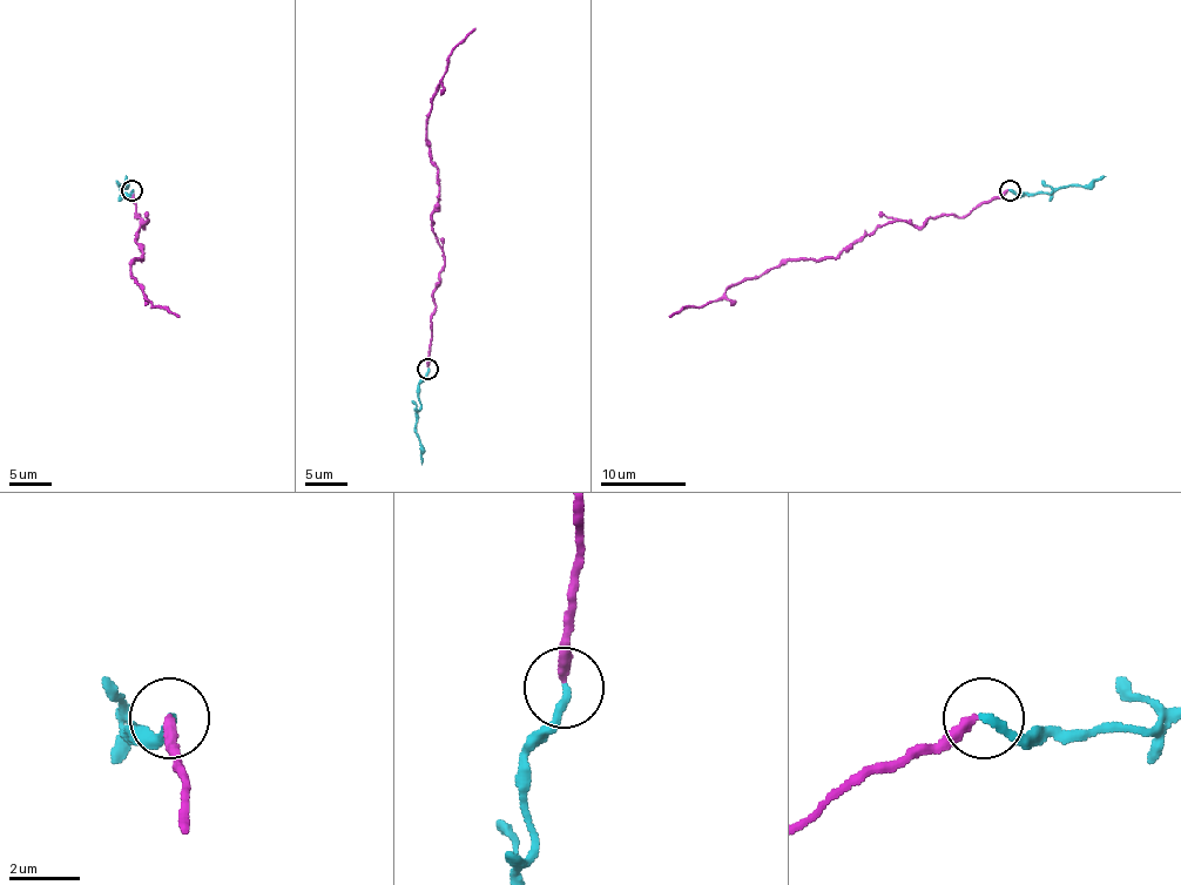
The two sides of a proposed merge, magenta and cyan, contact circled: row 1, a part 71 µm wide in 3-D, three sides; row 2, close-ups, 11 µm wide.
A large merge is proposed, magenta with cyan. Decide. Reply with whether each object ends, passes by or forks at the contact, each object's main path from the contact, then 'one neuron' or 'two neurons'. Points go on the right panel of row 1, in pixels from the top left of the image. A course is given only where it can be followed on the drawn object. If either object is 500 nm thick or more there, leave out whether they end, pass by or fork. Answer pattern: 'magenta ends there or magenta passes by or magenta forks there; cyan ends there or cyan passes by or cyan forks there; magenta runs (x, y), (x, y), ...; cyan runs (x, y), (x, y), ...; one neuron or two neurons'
magenta ends there; cyan ends there; magenta runs (1009, 190), (964, 216), (930, 216), (919, 227), (893, 221), (835, 257), (791, 258), (668, 316); cyan runs (1009, 190), (1043, 193), (1086, 187), (1105, 176); one neuron

